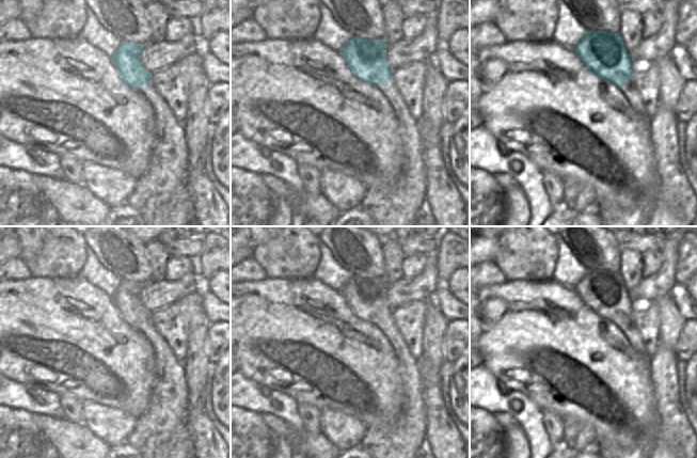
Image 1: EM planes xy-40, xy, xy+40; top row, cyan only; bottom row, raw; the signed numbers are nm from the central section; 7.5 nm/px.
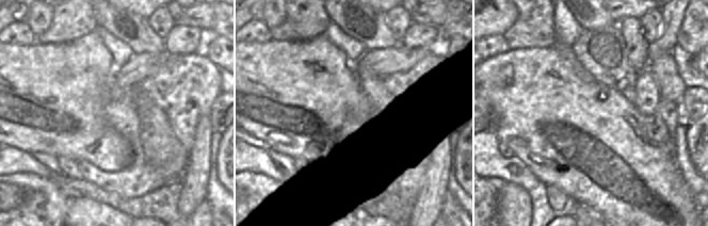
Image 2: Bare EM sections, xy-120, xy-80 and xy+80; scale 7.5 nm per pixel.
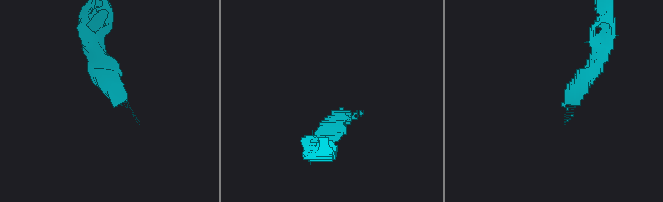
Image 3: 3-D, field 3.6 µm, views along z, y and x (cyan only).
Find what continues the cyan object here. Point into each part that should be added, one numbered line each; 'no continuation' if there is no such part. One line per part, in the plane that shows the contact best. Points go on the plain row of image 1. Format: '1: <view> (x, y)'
1: xy (405, 438)

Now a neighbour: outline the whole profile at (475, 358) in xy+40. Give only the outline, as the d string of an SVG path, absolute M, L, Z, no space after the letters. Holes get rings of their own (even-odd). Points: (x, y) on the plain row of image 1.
M470 341L470 370L482 366L482 357L476 345Z

